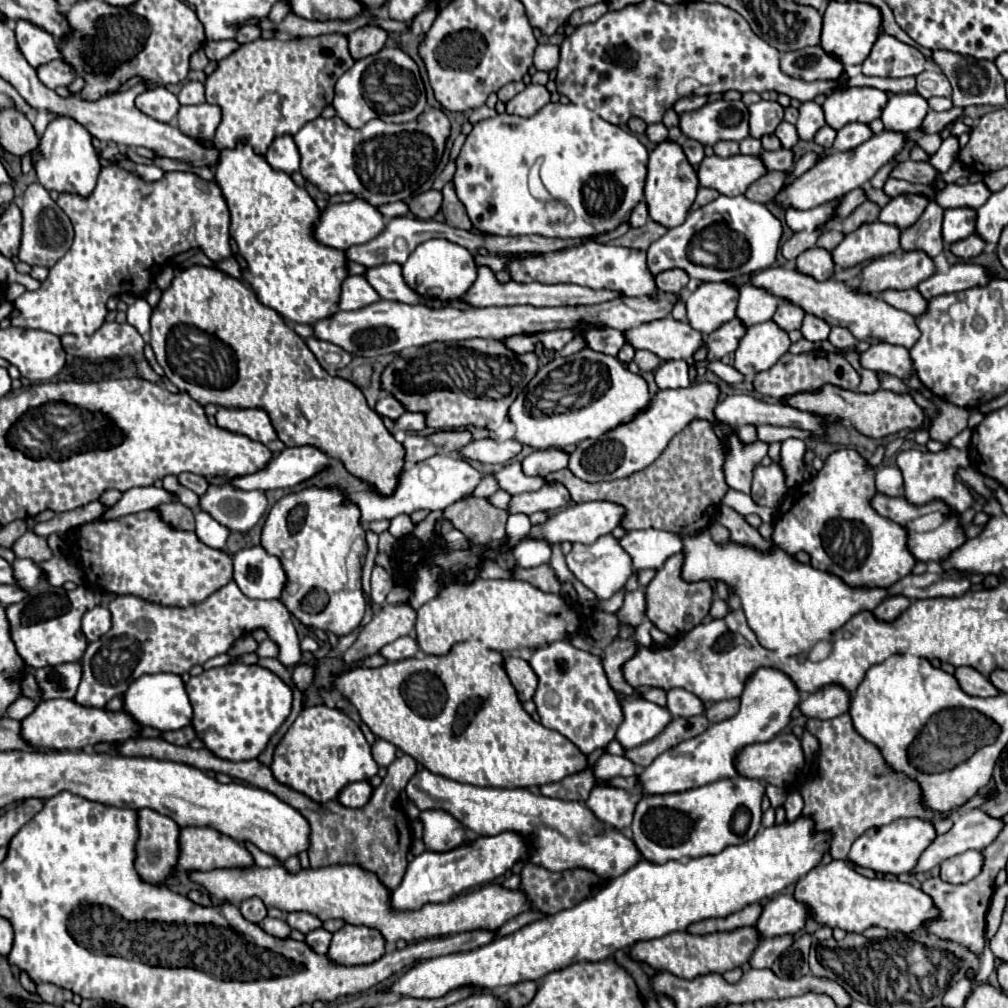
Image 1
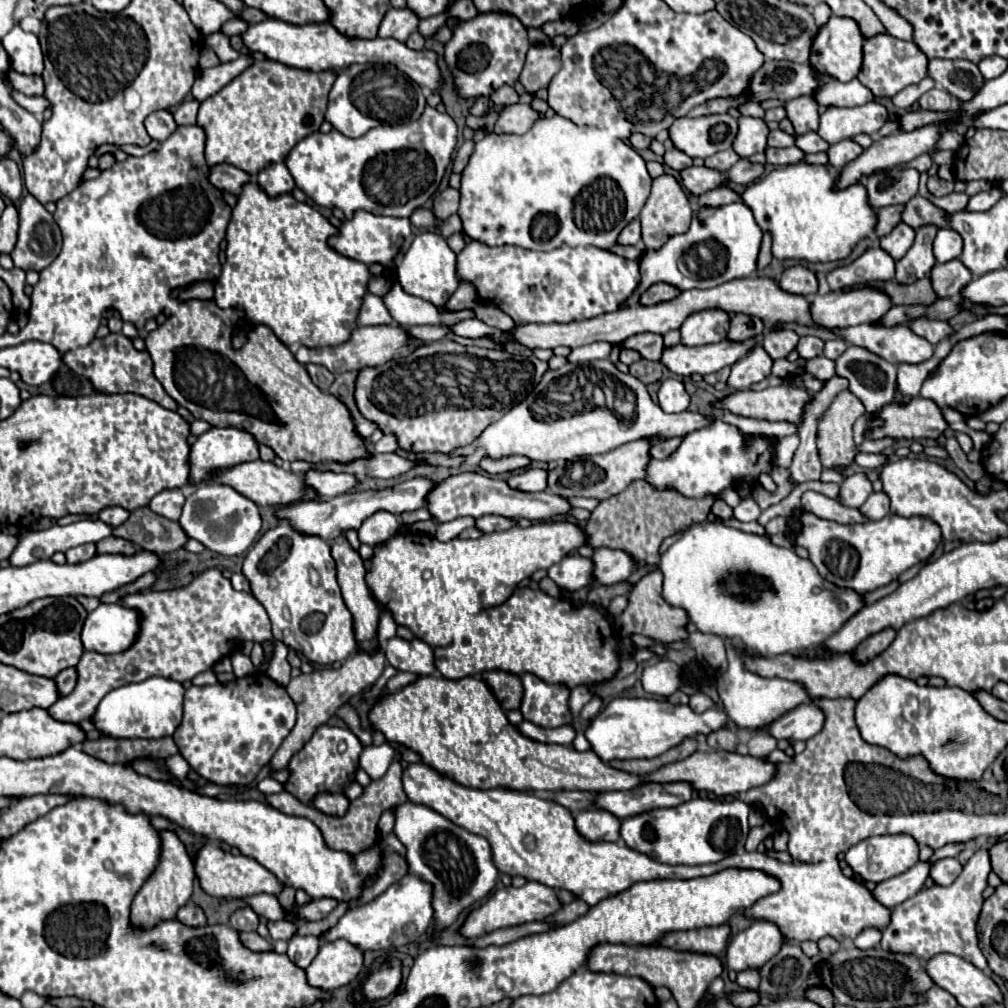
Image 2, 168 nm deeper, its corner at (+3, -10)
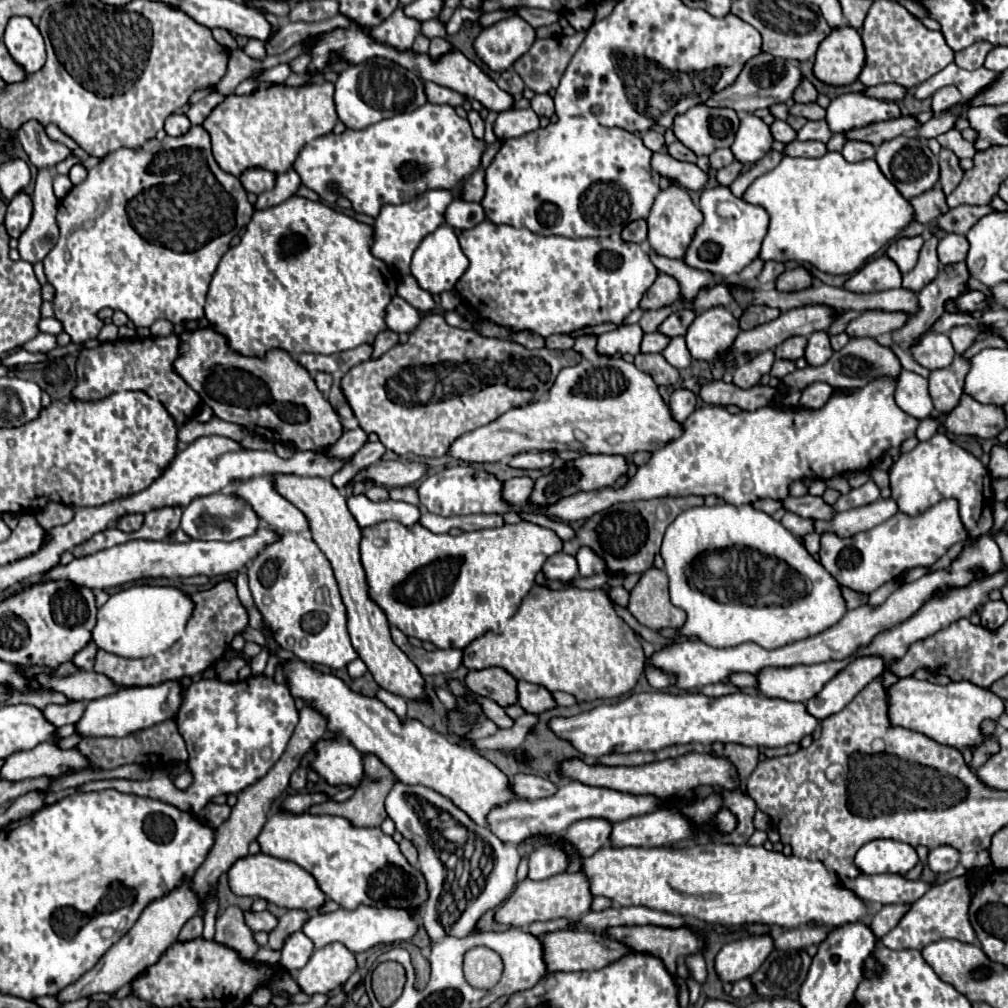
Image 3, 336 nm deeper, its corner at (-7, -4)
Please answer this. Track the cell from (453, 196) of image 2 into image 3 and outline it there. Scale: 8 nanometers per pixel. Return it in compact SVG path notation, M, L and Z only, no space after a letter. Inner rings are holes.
M484 169L476 171L464 181L464 199L466 201L482 201L486 193L486 183L484 183Z

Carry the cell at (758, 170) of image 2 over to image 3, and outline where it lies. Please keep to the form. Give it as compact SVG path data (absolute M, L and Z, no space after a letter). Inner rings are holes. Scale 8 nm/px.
M734 161L734 163L730 163L726 169L720 169L718 173L716 173L716 181L720 183L720 185L730 185L736 177L738 177L738 173L742 171L742 163L738 163L738 161Z

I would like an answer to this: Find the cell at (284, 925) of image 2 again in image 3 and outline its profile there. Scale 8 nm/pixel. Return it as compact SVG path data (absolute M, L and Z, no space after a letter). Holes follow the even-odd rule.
M246 909L244 911L244 921L246 921L246 925L250 925L250 929L254 929L254 933L258 933L258 931L272 931L274 927L276 927L276 917L272 915L272 913L268 913L268 911L262 911L262 913L254 913L254 911L250 911L250 909Z

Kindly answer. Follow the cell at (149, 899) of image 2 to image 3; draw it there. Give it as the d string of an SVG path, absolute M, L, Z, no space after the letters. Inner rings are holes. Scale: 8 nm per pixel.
M184 883L182 887L174 889L164 899L150 903L140 915L140 919L136 921L136 925L130 929L130 933L122 937L116 945L112 945L106 951L106 955L88 973L84 973L76 983L64 987L56 995L56 999L60 1003L68 1003L68 1001L76 1001L80 997L90 997L96 993L116 993L120 987L128 985L134 977L138 977L150 965L156 965L160 961L162 953L166 953L166 949L178 939L182 925L196 911L198 911L198 901L196 901L196 895L190 891L190 883Z

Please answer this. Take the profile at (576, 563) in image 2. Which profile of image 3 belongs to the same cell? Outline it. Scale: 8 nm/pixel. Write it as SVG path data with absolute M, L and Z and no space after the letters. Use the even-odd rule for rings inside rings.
M560 551L560 553L554 553L546 559L546 563L542 565L542 573L546 575L546 579L570 581L578 575L578 565L572 555Z

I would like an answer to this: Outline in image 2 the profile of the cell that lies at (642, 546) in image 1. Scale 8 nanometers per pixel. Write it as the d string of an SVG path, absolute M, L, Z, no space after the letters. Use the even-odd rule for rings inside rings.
M610 547L596 549L592 555L592 561L594 561L594 575L598 583L626 581L634 571L642 569L642 563L636 563L632 555Z

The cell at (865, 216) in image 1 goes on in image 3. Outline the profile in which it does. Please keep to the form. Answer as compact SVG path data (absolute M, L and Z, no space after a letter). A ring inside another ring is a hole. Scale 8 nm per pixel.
M934 187L934 189L914 197L912 205L914 205L914 211L916 211L916 221L920 221L920 223L932 223L942 213L946 213L950 209L946 205L946 195L942 193L940 187Z

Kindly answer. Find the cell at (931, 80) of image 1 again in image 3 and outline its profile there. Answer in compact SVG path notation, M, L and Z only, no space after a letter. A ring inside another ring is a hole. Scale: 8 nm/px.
M942 87L932 95L932 111L934 115L940 115L952 107L956 107L962 101L962 95L956 87Z

